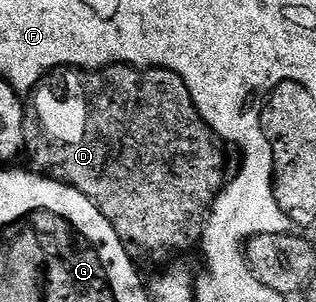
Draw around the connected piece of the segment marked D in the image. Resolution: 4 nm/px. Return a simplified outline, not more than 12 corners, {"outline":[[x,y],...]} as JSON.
{"outline":[[58,67],[25,151],[134,248],[198,246],[225,151],[179,73]]}

